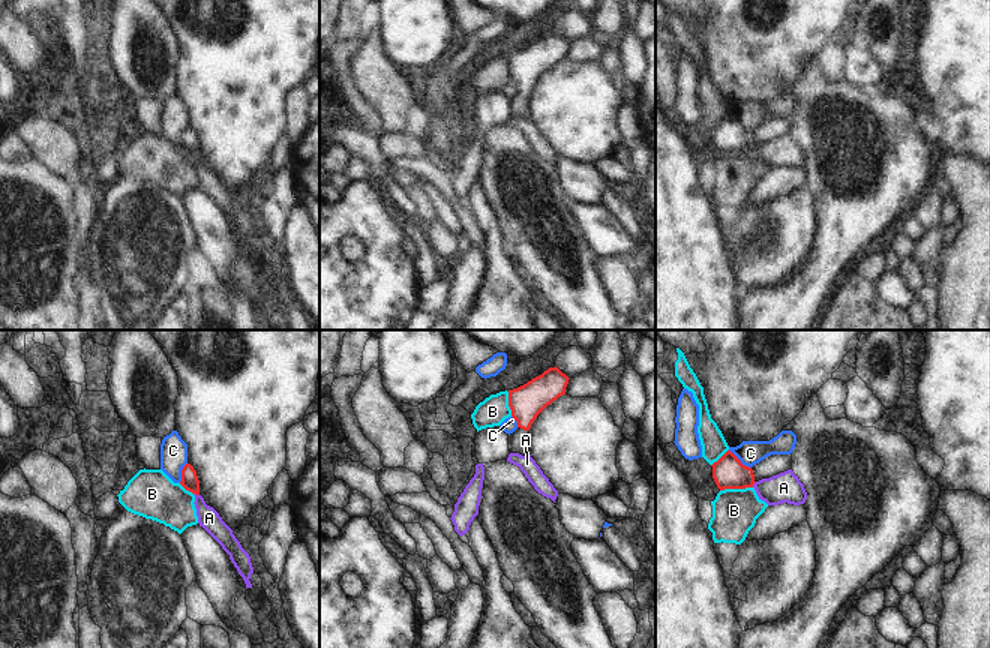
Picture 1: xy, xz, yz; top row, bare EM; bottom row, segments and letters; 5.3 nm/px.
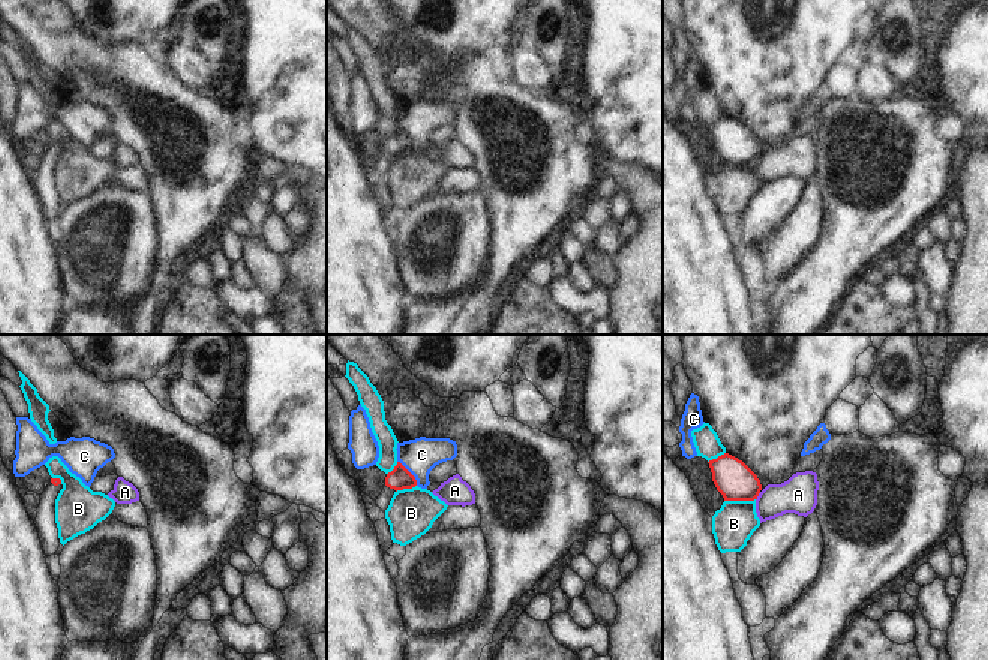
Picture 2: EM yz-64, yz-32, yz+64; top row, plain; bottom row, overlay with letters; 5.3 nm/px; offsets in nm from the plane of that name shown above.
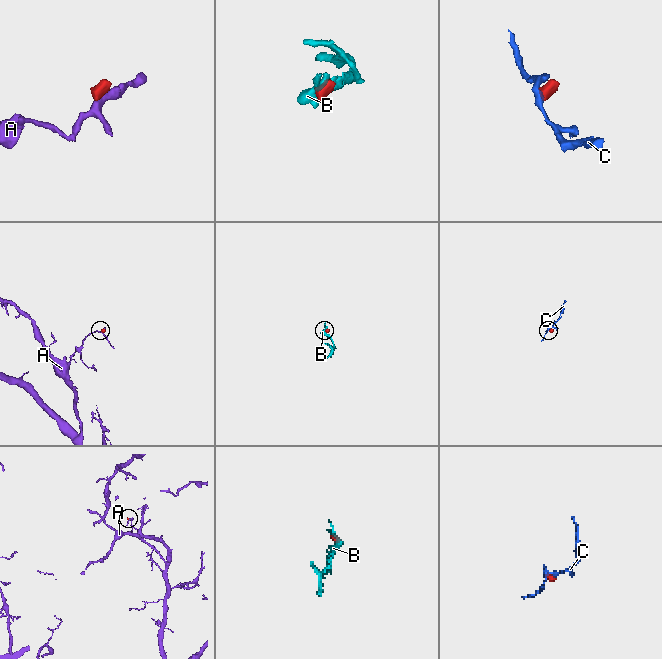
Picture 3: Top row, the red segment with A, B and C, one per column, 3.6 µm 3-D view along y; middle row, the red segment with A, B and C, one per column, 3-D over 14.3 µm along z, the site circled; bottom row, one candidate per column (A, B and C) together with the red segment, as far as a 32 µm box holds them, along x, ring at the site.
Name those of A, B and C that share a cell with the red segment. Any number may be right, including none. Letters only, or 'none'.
none

